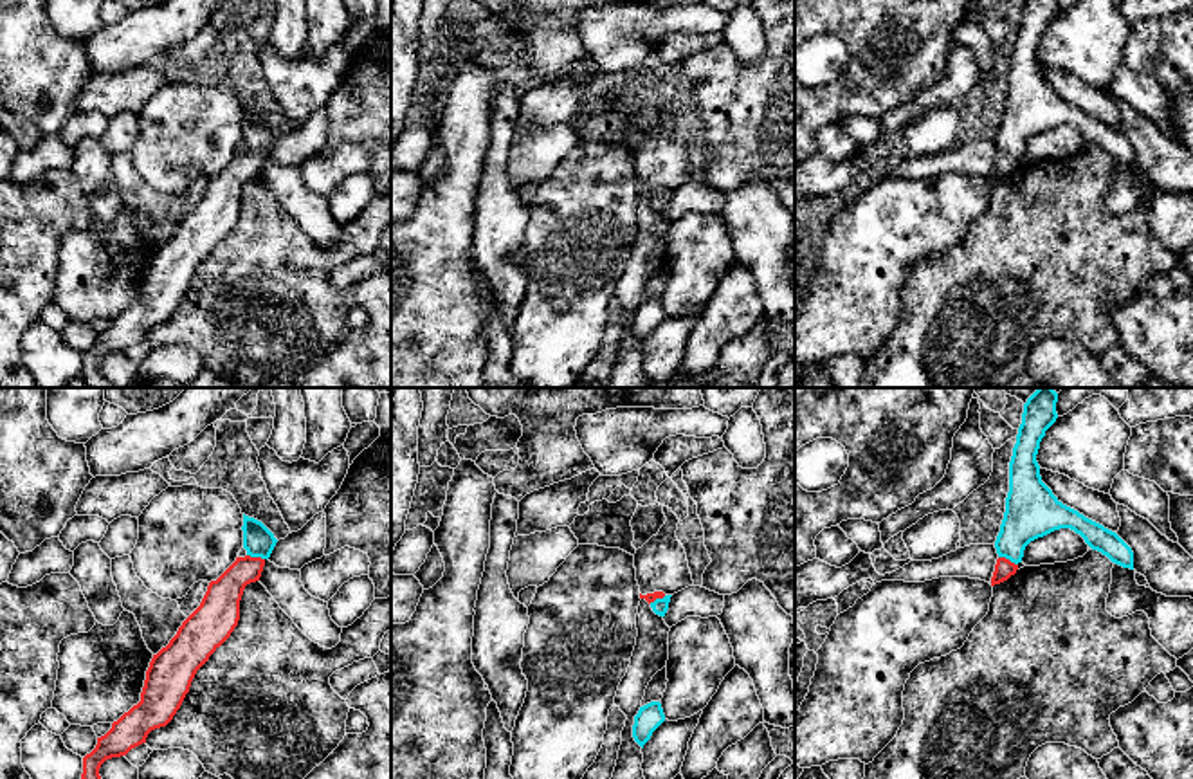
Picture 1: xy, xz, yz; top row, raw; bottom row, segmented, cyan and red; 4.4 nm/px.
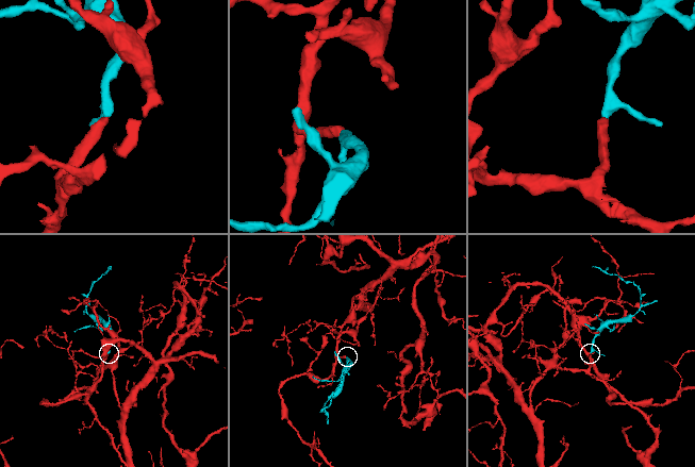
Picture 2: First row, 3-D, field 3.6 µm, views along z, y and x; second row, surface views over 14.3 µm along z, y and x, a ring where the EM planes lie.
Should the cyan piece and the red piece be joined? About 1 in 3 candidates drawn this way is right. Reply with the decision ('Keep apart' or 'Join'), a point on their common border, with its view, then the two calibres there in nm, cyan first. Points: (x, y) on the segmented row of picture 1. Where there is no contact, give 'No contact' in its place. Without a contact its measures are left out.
Join. Touches cyan at yz (1008, 558). Thickness 240 nm (cyan) against 90 nm

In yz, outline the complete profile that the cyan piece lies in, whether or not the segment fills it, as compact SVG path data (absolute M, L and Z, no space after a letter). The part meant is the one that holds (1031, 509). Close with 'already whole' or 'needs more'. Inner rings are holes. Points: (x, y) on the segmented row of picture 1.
M1038 388L1024 404L1022 424L1009 462L1009 492L1000 532L991 586L1016 573L1025 546L1060 528L1070 528L1112 563L1134 570L1132 548L1112 530L1063 505L1042 481L1036 454L1045 431L1056 422L1058 393Z; needs more

